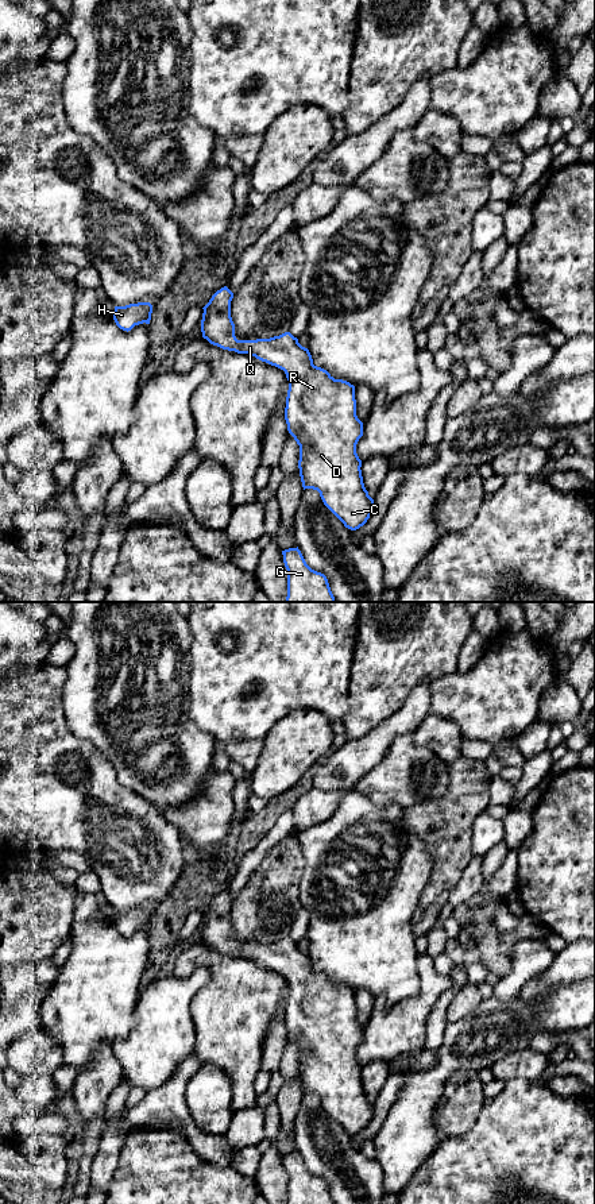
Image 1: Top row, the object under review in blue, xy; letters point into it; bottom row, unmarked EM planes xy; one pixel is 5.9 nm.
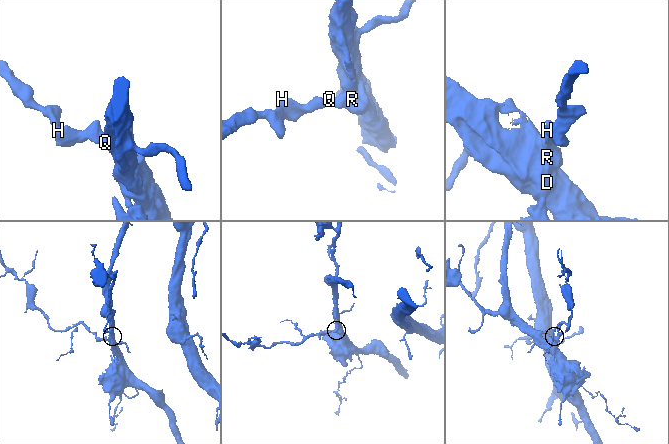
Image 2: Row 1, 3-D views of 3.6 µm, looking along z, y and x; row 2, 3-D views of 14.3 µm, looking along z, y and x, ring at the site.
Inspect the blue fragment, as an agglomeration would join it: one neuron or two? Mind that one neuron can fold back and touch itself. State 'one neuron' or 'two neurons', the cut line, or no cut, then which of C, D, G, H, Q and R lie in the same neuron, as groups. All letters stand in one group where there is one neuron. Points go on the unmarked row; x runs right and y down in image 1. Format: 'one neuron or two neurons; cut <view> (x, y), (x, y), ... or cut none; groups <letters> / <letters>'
one neuron; cut none; groups C D G H Q R

